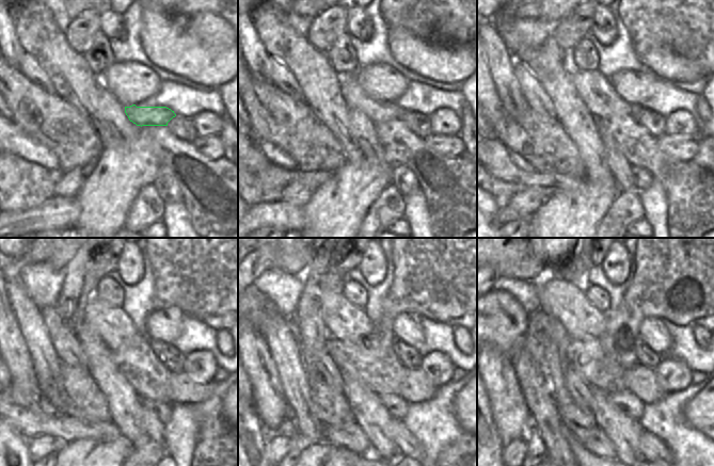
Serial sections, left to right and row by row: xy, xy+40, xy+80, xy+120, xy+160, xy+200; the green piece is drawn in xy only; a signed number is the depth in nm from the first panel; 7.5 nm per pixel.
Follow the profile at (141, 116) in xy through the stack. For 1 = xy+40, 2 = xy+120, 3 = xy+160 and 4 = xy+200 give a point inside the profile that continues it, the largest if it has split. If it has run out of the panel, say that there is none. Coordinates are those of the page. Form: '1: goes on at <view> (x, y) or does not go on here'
1: goes on at xy+40 (377, 111)
2: goes on at xy+120 (112, 324)
3: goes on at xy+160 (344, 321)
4: goes on at xy+200 (565, 301)

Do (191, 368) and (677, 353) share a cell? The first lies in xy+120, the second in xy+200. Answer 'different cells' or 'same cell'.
different cells

